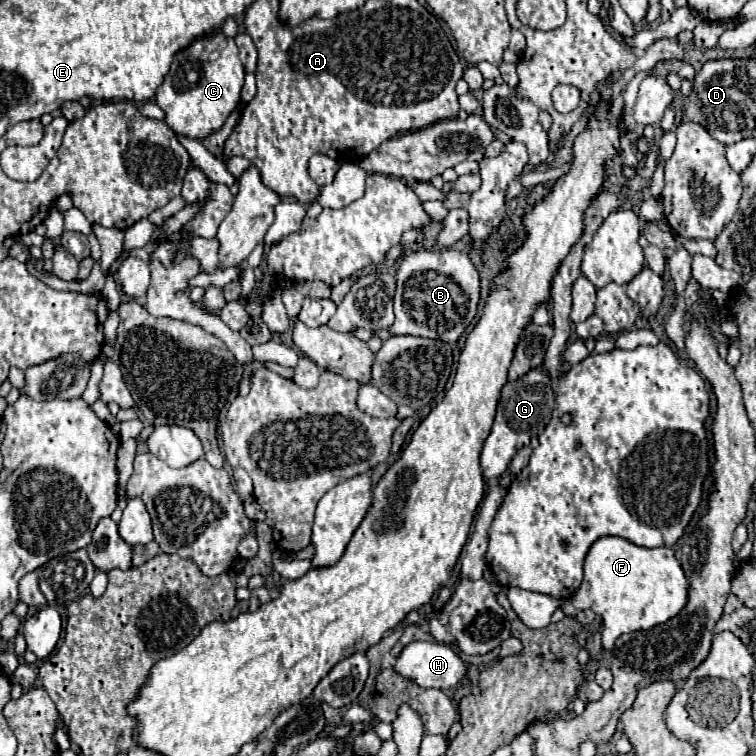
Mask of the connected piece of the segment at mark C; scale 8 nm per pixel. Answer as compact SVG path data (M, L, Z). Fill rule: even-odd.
M222 33L214 37L202 37L188 49L176 53L168 75L156 91L156 105L166 113L166 125L188 139L206 139L214 131L222 129L228 115L240 103L240 89L244 83L244 65L238 57L234 39ZM222 41L226 41L224 47Z

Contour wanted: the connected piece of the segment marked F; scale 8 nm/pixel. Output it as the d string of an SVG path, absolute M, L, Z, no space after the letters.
M602 537L592 545L584 563L584 581L570 599L580 611L592 609L604 621L602 645L612 649L622 633L652 629L678 615L688 603L688 579L674 549L638 547L620 537Z

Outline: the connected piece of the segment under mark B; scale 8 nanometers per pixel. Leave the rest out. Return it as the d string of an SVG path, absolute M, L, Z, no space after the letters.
M450 247L440 249L440 251L436 249L406 251L402 261L398 263L396 279L398 279L396 295L394 295L396 321L390 327L390 335L418 335L418 337L428 337L428 339L440 339L446 343L456 343L460 335L466 331L466 327L472 323L476 315L478 297L480 297L480 279L468 255Z

